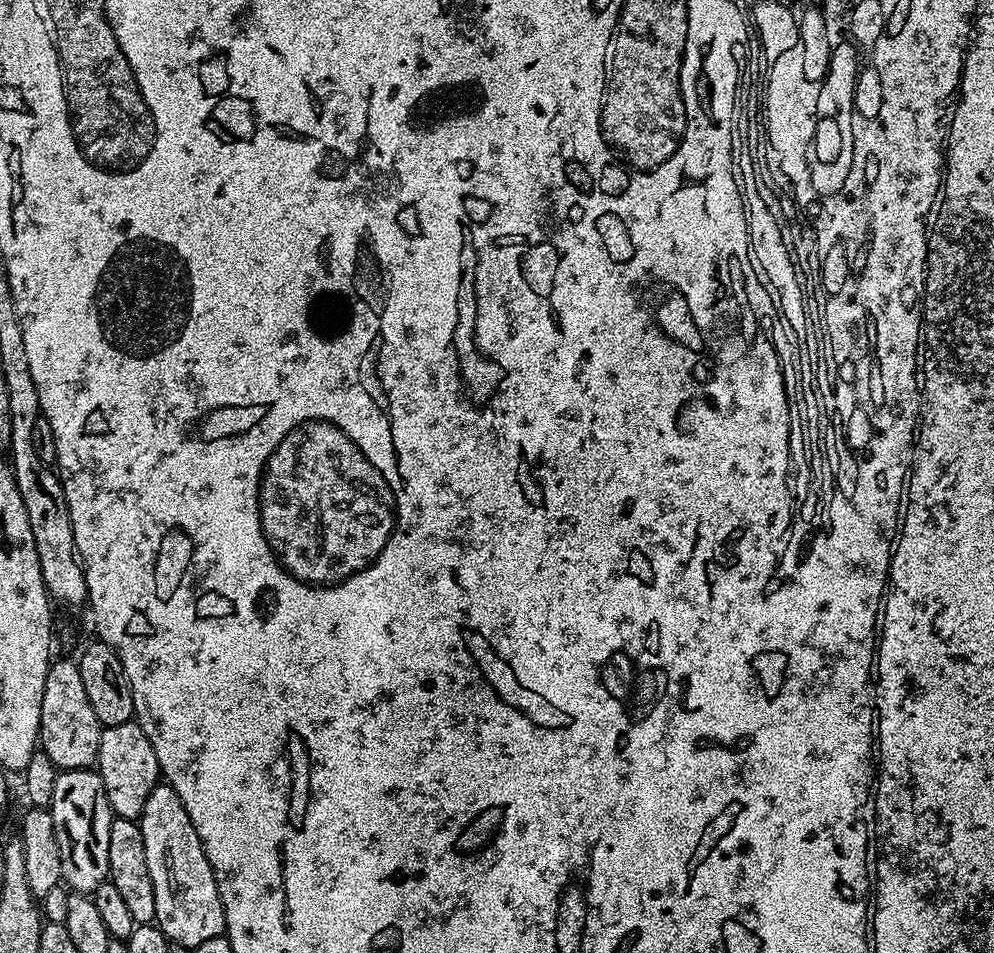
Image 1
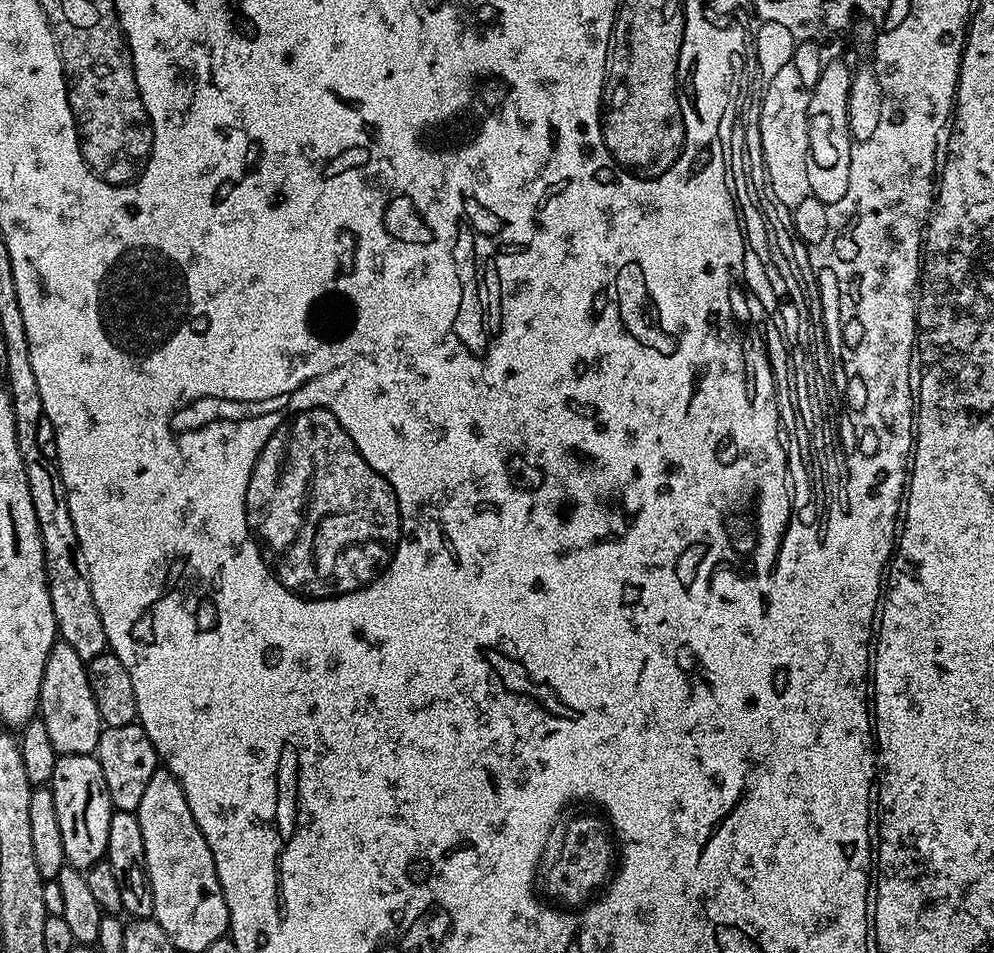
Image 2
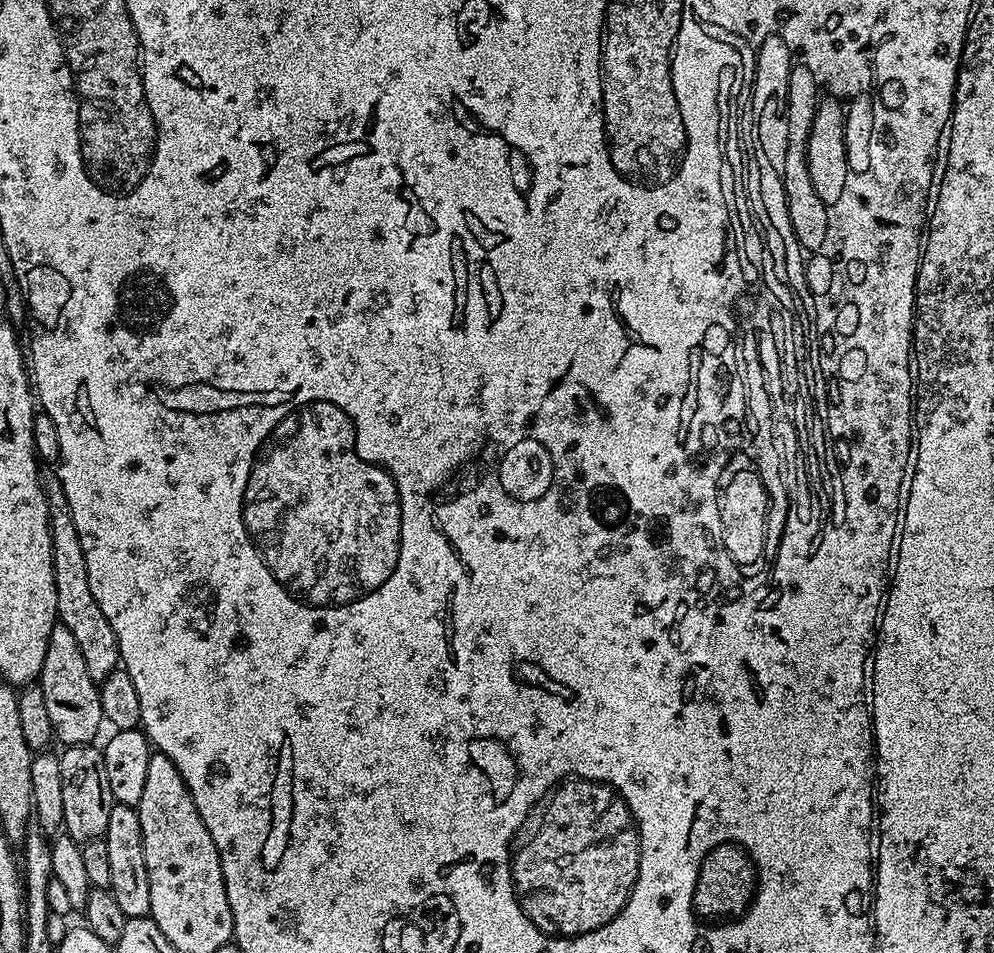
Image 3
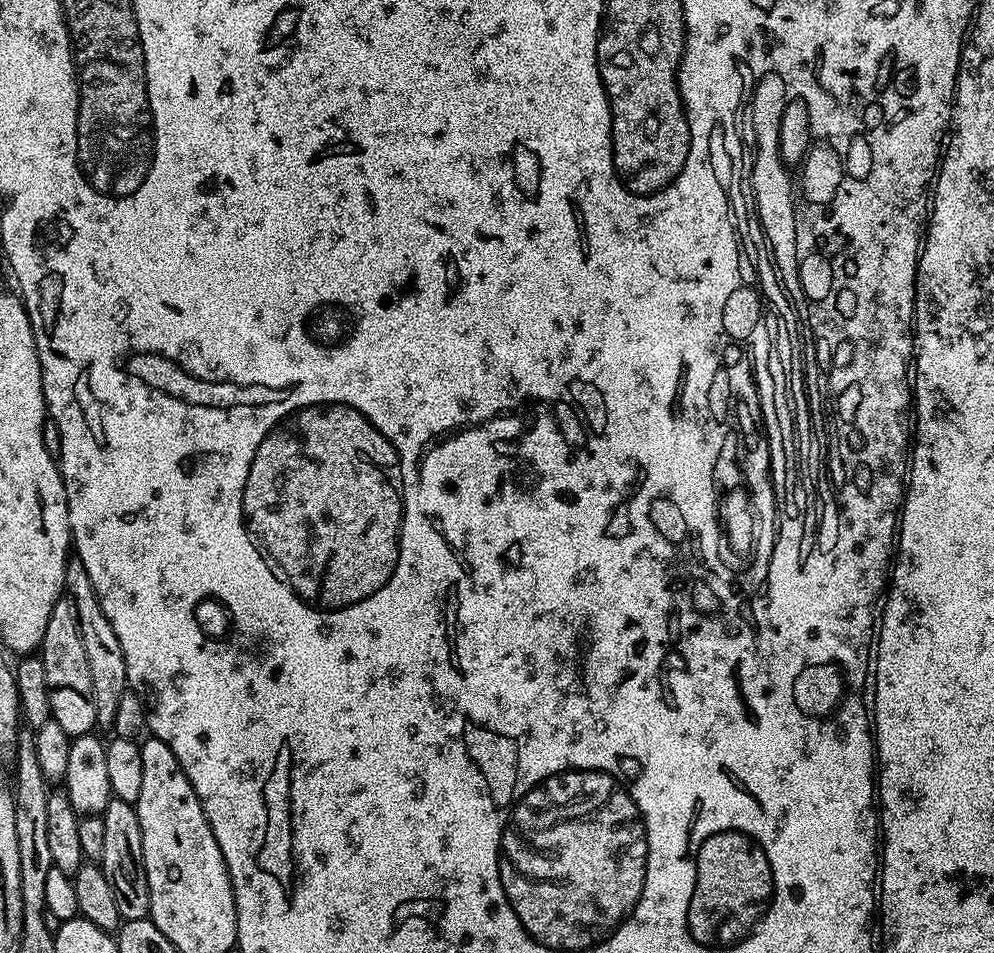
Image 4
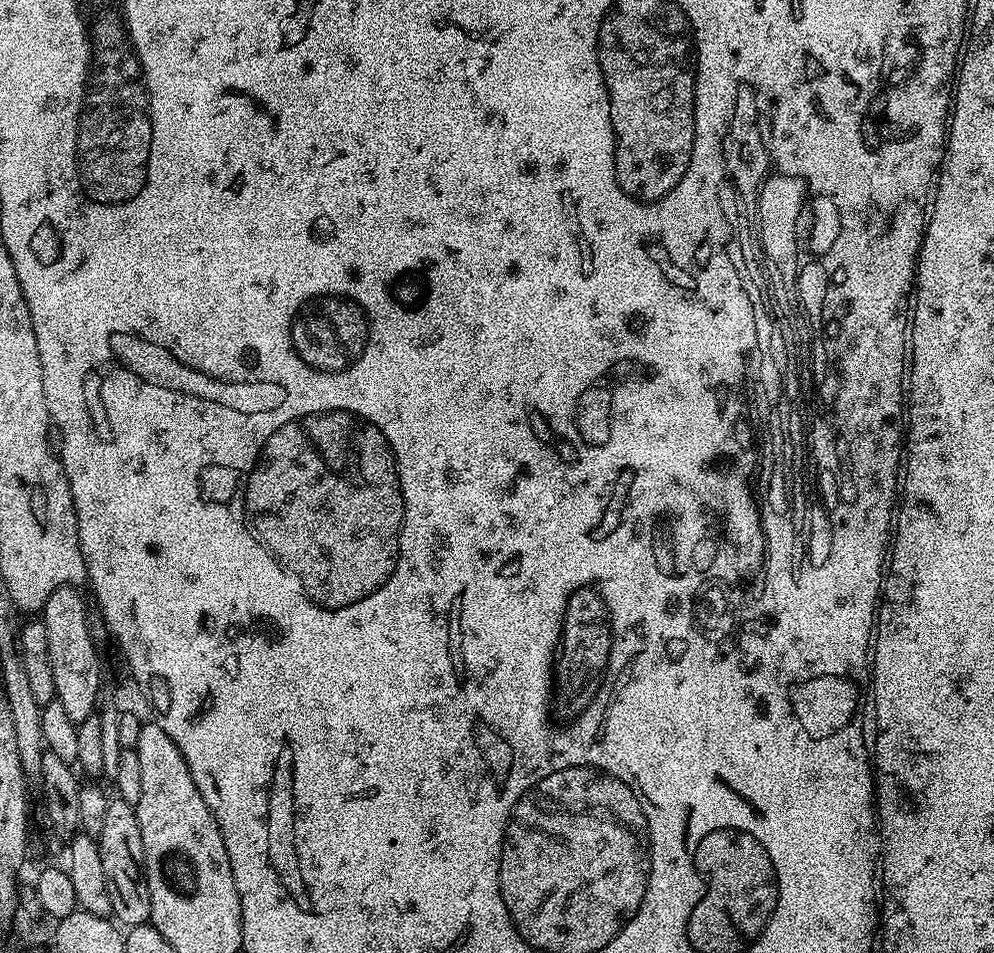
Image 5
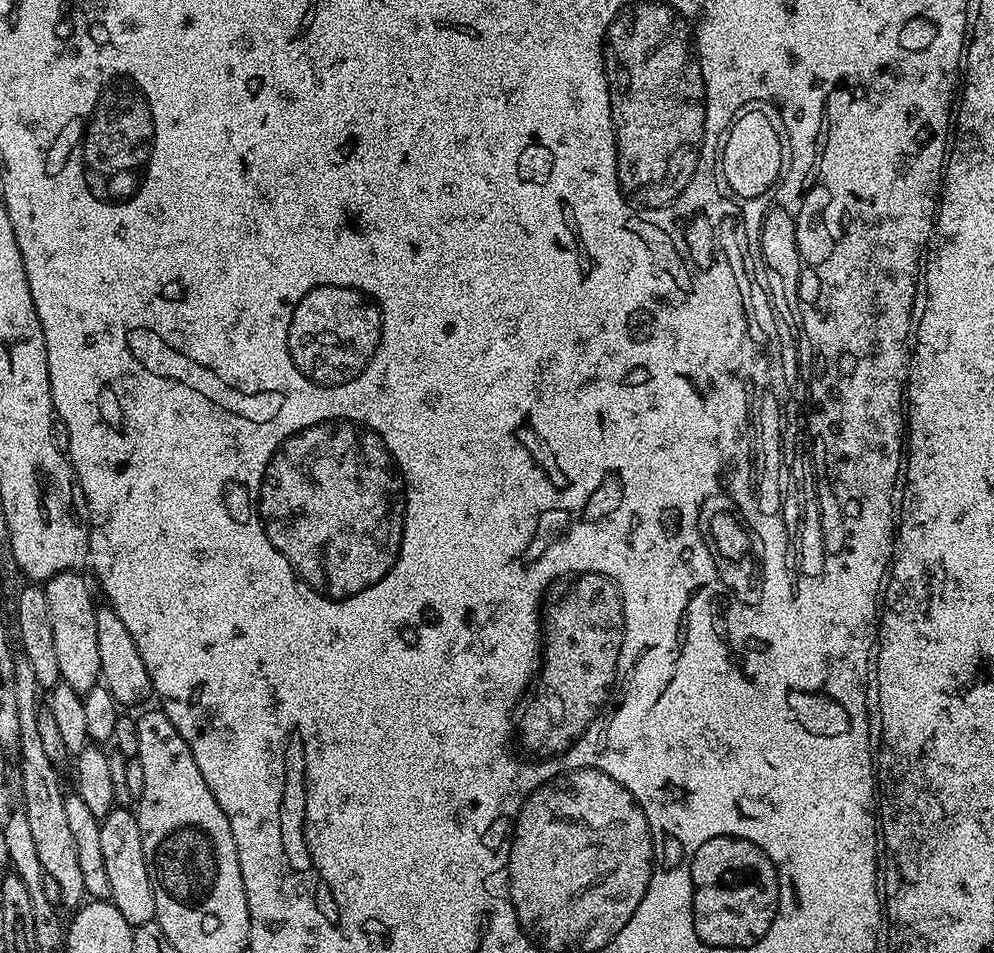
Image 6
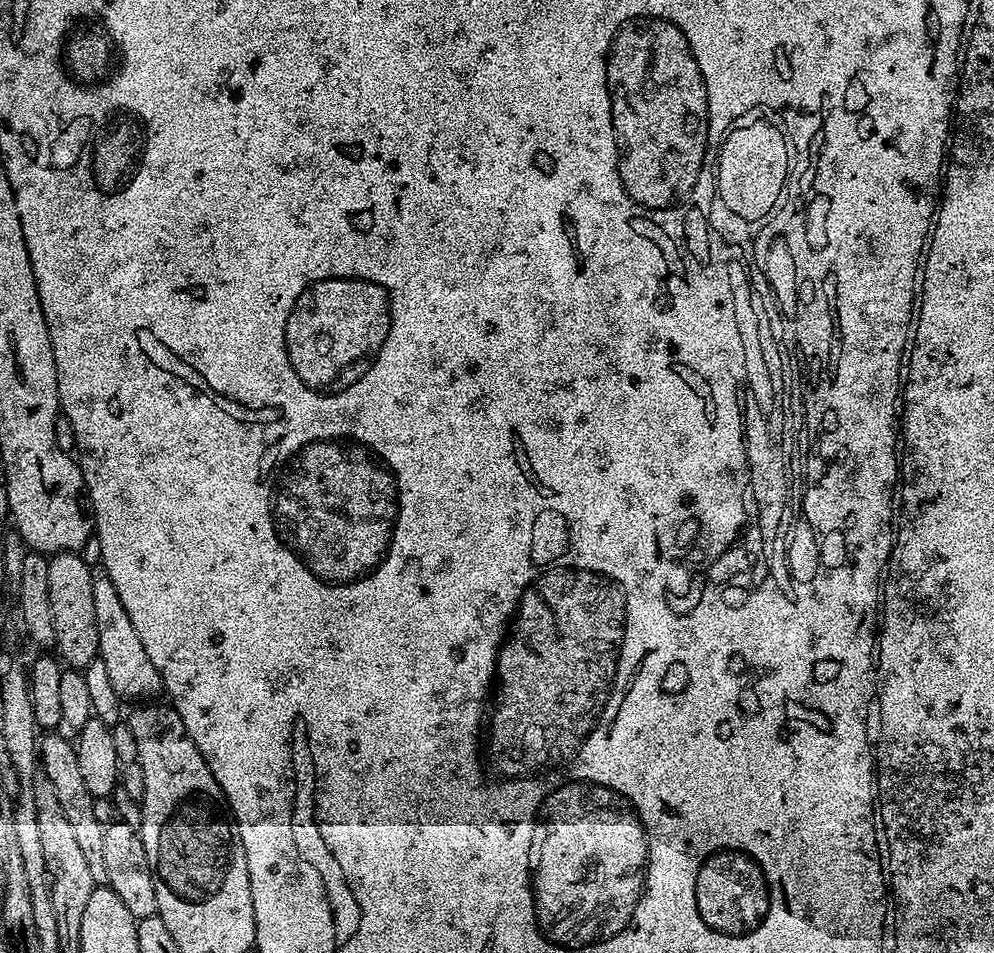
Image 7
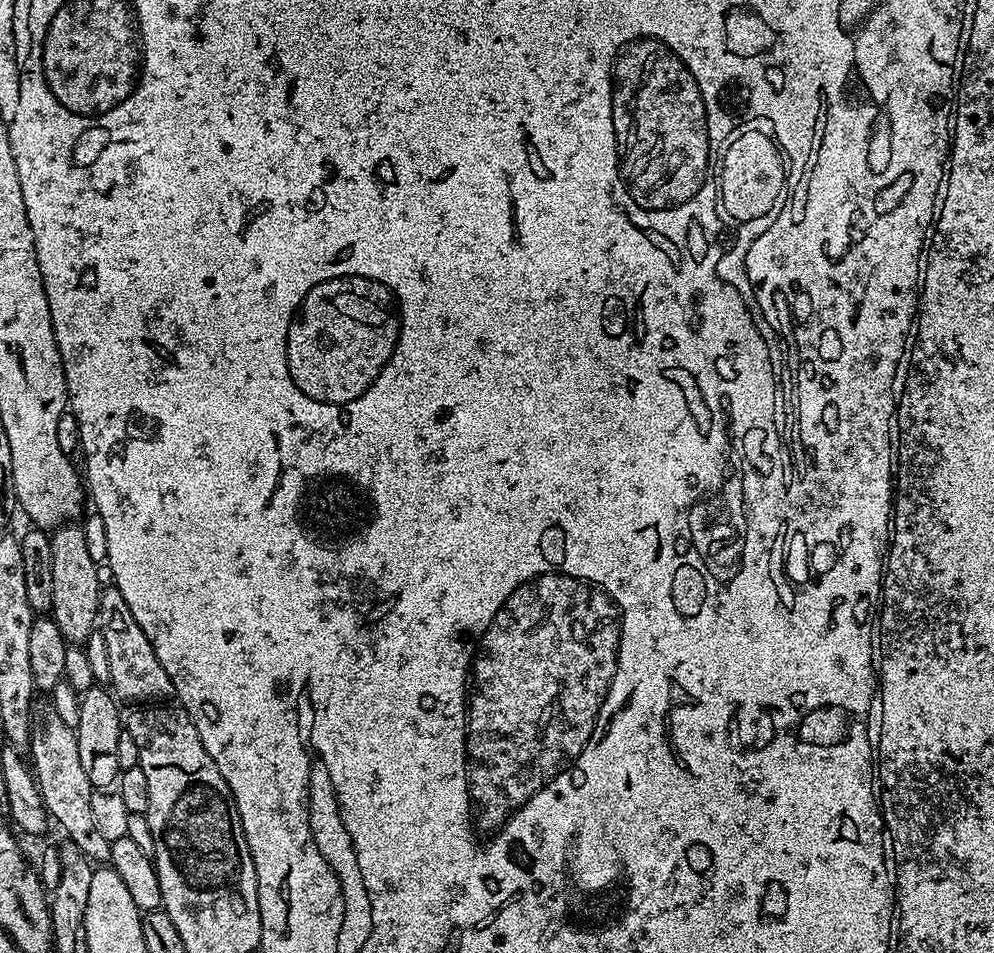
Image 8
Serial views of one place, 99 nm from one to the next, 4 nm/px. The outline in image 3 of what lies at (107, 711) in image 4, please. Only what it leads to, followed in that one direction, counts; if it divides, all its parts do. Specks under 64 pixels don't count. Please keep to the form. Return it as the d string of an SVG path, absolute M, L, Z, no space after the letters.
M51 467L40 469L40 485L48 503L48 527L52 535L52 565L54 566L54 590L56 591L56 615L59 623L74 634L74 639L82 649L82 658L86 662L86 670L94 681L102 681L108 677L121 663L120 647L114 630L110 630L110 622L106 622L106 614L102 614L98 602L94 602L94 594L90 594L90 578L86 574L86 558L82 554L82 542L78 542L78 530L70 514L70 502L66 502L66 494L60 485L60 477Z

